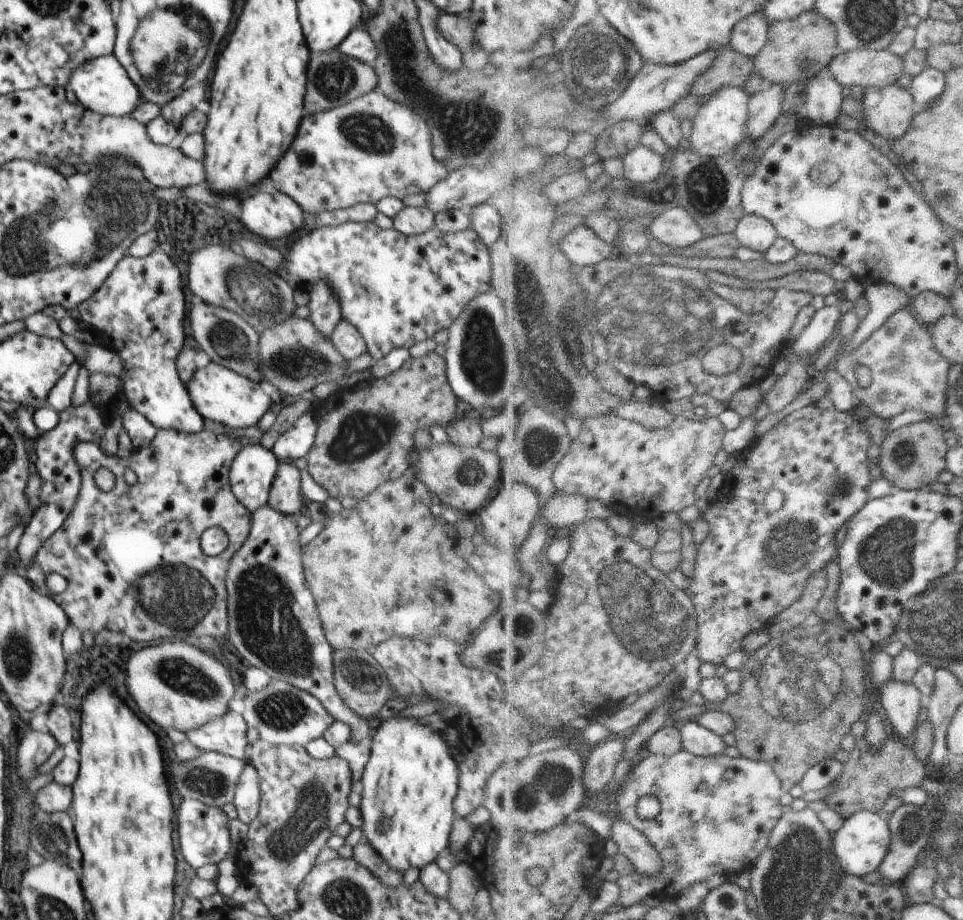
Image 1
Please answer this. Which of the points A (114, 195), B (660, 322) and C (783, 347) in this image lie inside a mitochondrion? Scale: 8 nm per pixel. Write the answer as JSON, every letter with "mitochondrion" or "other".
{"A":"mitochondrion","B":"mitochondrion","C":"other"}

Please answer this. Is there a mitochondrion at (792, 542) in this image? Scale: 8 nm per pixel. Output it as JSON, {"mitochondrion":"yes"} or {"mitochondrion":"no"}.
{"mitochondrion":"yes"}

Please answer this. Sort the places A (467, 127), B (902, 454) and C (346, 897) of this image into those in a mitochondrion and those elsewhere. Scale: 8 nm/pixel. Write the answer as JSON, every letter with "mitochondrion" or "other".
{"A":"mitochondrion","B":"mitochondrion","C":"mitochondrion"}

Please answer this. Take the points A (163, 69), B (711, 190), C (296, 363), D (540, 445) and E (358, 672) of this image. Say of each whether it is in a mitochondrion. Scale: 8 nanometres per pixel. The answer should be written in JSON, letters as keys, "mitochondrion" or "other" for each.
{"A":"mitochondrion","B":"mitochondrion","C":"mitochondrion","D":"mitochondrion","E":"mitochondrion"}

